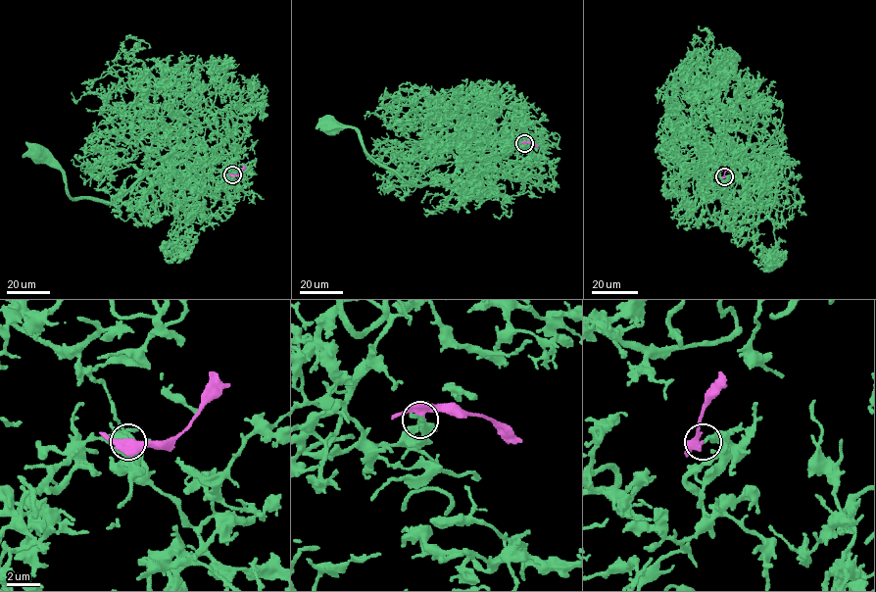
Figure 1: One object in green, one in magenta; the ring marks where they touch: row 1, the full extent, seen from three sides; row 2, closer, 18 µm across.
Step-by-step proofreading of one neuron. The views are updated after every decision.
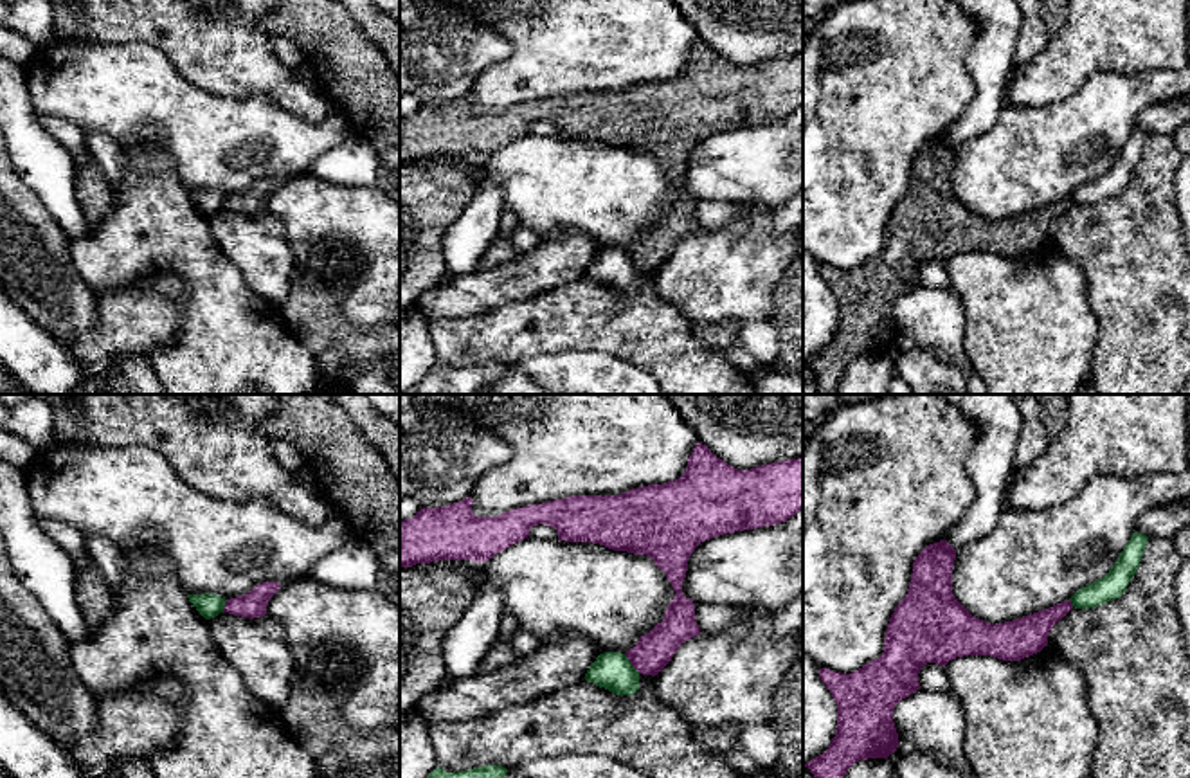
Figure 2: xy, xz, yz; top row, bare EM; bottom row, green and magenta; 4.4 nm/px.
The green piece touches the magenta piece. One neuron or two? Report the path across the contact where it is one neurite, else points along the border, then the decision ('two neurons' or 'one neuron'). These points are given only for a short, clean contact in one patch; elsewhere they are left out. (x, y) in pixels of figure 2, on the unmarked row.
border xz (623, 251), (640, 269); two neurons

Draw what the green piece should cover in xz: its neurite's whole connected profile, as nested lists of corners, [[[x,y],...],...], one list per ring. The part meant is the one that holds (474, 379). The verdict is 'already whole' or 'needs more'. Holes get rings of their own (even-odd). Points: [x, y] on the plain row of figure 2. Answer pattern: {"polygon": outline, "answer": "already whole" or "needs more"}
{"polygon": [[[436,362],[418,382],[414,394],[482,394],[486,387],[504,376],[506,369],[508,366],[502,362],[482,362],[457,369],[446,369]]], "answer": "already whole"}

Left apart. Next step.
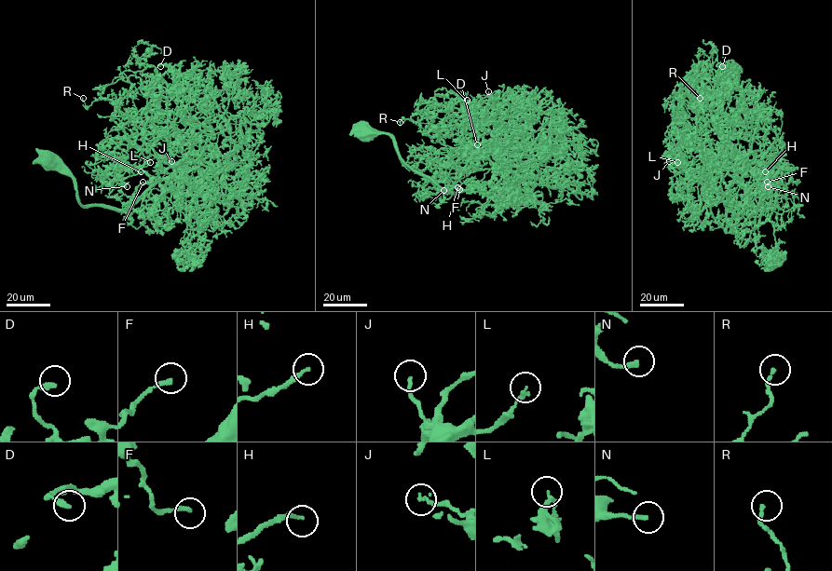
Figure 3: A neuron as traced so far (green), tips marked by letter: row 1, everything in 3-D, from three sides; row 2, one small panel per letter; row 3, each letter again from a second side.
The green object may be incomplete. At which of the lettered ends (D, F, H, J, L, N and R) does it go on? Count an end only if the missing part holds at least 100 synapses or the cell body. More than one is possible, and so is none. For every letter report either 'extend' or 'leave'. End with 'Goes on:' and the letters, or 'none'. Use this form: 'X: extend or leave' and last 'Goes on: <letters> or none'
D: leave
F: leave
H: leave
J: leave
L: leave
N: leave
R: leave
Goes on: none

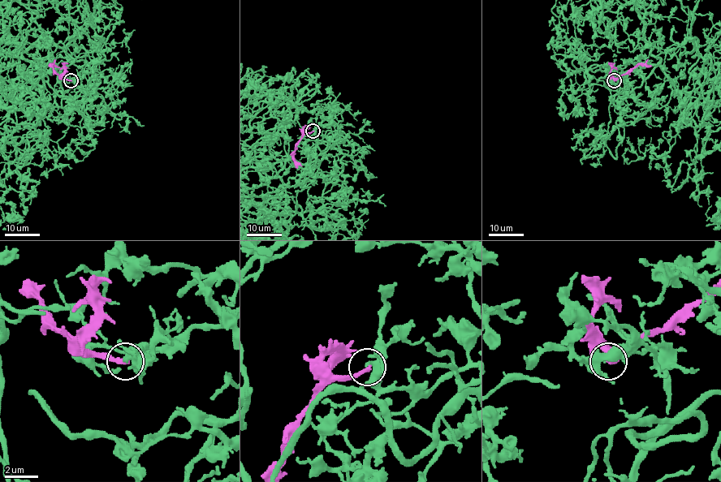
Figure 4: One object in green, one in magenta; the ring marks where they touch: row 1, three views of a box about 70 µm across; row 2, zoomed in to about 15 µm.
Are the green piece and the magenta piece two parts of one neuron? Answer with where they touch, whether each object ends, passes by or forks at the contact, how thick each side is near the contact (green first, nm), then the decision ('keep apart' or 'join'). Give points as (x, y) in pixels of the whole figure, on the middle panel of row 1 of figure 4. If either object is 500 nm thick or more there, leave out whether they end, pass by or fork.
place (313, 131); green passes by; magenta ends; calibres 200 and 260 nm; keep apart

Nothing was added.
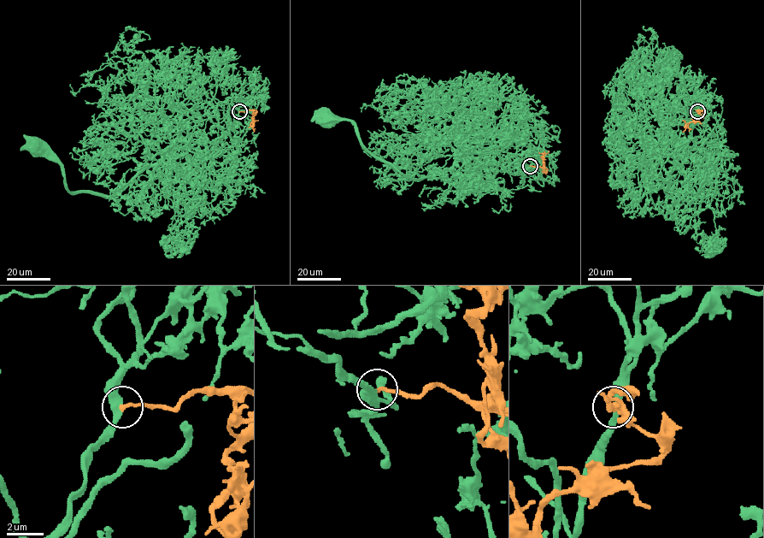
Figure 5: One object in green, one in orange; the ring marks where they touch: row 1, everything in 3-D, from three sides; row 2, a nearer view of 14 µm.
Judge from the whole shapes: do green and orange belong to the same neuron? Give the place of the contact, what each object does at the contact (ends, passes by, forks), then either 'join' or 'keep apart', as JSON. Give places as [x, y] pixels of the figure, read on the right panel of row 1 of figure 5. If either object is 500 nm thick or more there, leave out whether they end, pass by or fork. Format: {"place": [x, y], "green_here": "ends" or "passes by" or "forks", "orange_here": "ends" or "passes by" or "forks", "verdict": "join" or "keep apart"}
{"place": [697, 111], "green_here": "passes by", "orange_here": "ends", "verdict": "join"}

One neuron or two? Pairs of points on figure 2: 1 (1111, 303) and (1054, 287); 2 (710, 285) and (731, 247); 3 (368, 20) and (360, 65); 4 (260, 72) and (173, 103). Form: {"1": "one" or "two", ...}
{"1": "two", "2": "one", "3": "two", "4": "two"}

